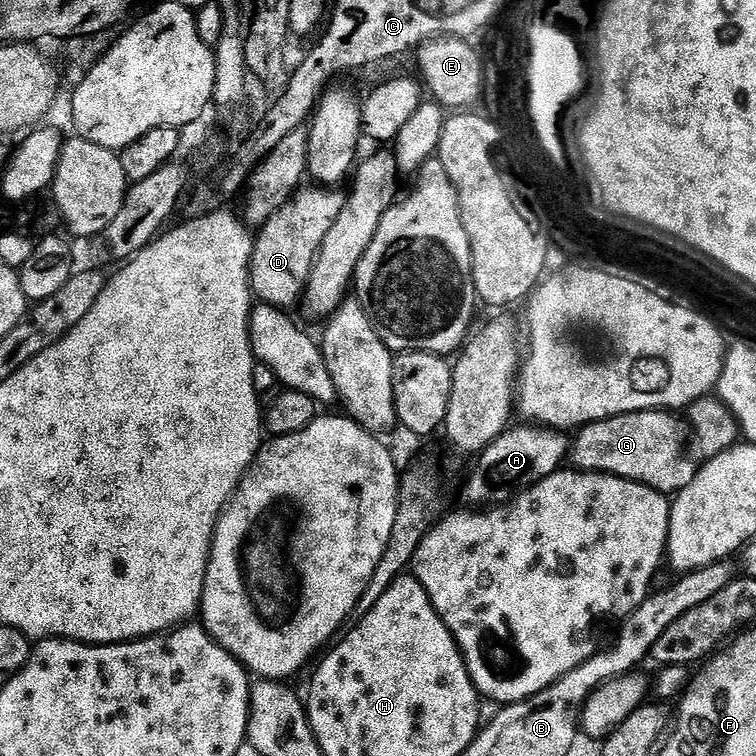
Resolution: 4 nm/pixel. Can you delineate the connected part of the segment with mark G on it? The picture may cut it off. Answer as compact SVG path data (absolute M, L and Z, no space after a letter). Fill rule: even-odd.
M669 411L628 412L596 423L584 425L571 439L568 462L573 469L618 476L638 481L648 488L670 496L689 485L695 476L695 465L675 464L679 458L680 432Z

